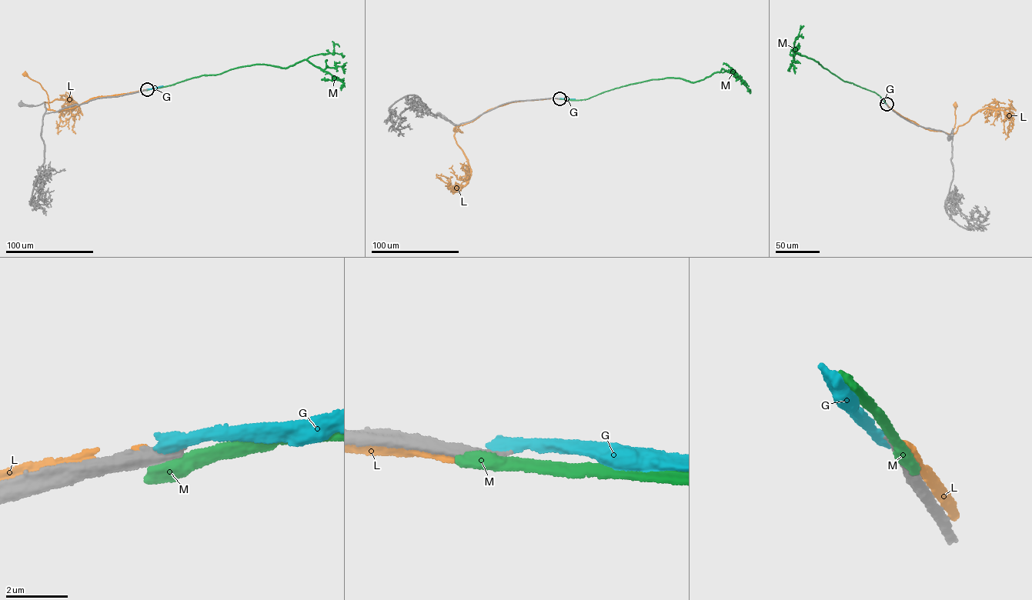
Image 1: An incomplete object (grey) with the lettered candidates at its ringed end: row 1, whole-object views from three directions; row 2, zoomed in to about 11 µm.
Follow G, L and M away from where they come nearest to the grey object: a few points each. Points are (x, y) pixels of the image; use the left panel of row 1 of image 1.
G: (147, 89), (162, 85)
L: (146, 89), (91, 98), (71, 108), (57, 111), (49, 109), (48, 95), (41, 84), (25, 74)
M: (147, 89), (242, 67), (264, 64), (285, 68), (307, 59), (342, 82), (341, 90)

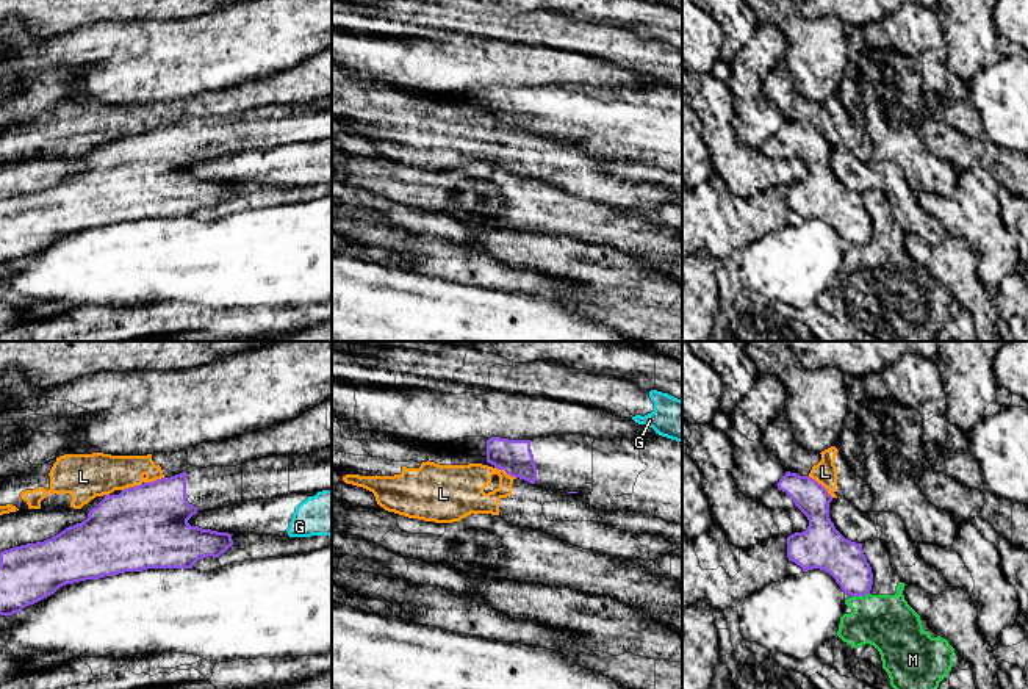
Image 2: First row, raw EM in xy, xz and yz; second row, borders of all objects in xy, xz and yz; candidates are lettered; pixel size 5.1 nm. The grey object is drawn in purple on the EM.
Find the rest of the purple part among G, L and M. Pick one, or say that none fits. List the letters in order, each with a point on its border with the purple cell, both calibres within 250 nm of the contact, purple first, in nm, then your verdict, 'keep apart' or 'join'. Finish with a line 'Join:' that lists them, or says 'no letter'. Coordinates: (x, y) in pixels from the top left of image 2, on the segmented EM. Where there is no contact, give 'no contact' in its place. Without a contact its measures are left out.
G: no contact | keep apart
L: yz (820, 484) | 170/120 nm | keep apart
M: yz (859, 595) | 200/280 nm | keep apart
Join: no letter

